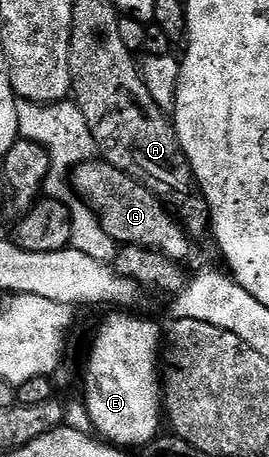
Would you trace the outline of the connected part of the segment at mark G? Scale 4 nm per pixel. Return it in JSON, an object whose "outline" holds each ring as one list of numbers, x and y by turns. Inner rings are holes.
{"outline":[[93,159,75,166,70,180,75,196,96,213,96,218,110,239,121,246,141,245,144,249,166,255,172,261,184,263,192,253,193,242,177,223,171,212,156,198,155,193,142,182,118,171,118,167,103,159],[192,244,192,245,191,245]]}

